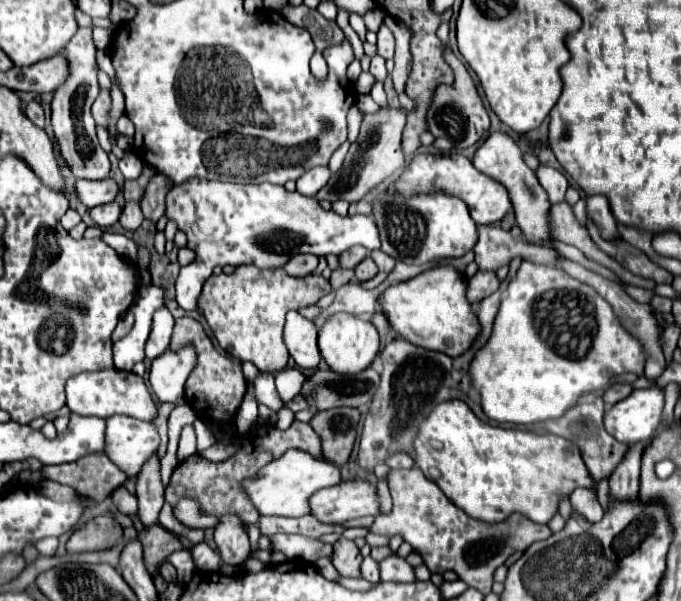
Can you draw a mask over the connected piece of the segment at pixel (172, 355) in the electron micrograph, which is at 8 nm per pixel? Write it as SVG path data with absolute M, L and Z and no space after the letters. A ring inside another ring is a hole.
M188 346L178 352L164 352L152 362L150 386L160 402L184 404L184 382L196 364L196 352Z

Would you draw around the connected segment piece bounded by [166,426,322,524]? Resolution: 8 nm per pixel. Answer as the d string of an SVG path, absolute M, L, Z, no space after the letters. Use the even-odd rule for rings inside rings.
M258 426L256 430L246 434L240 450L226 462L214 464L214 462L206 460L204 456L194 454L188 460L184 460L182 466L178 464L178 468L174 470L174 474L170 478L170 486L166 488L166 500L174 506L178 502L178 498L194 496L206 514L220 516L220 514L236 513L240 514L240 518L245 523L254 524L260 515L242 489L242 482L246 478L252 478L252 474L256 474L256 470L264 468L268 462L280 458L288 450L286 446L294 446L298 450L310 452L316 458L322 458L320 456L320 438L316 436L316 432L310 426L290 426L284 432L274 426Z

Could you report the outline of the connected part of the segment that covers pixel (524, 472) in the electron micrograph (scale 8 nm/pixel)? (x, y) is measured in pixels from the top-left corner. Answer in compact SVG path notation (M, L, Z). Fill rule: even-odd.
M440 402L440 406L428 414L414 438L414 462L458 508L484 522L502 522L512 512L520 512L532 522L548 524L558 510L560 494L570 494L578 486L588 488L594 484L576 444L554 434L534 434L490 426L478 420L466 402Z

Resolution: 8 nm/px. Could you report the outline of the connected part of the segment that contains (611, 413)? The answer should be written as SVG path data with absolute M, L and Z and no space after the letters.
M656 386L634 390L604 414L608 434L624 444L648 442L656 436L664 410L664 392Z

